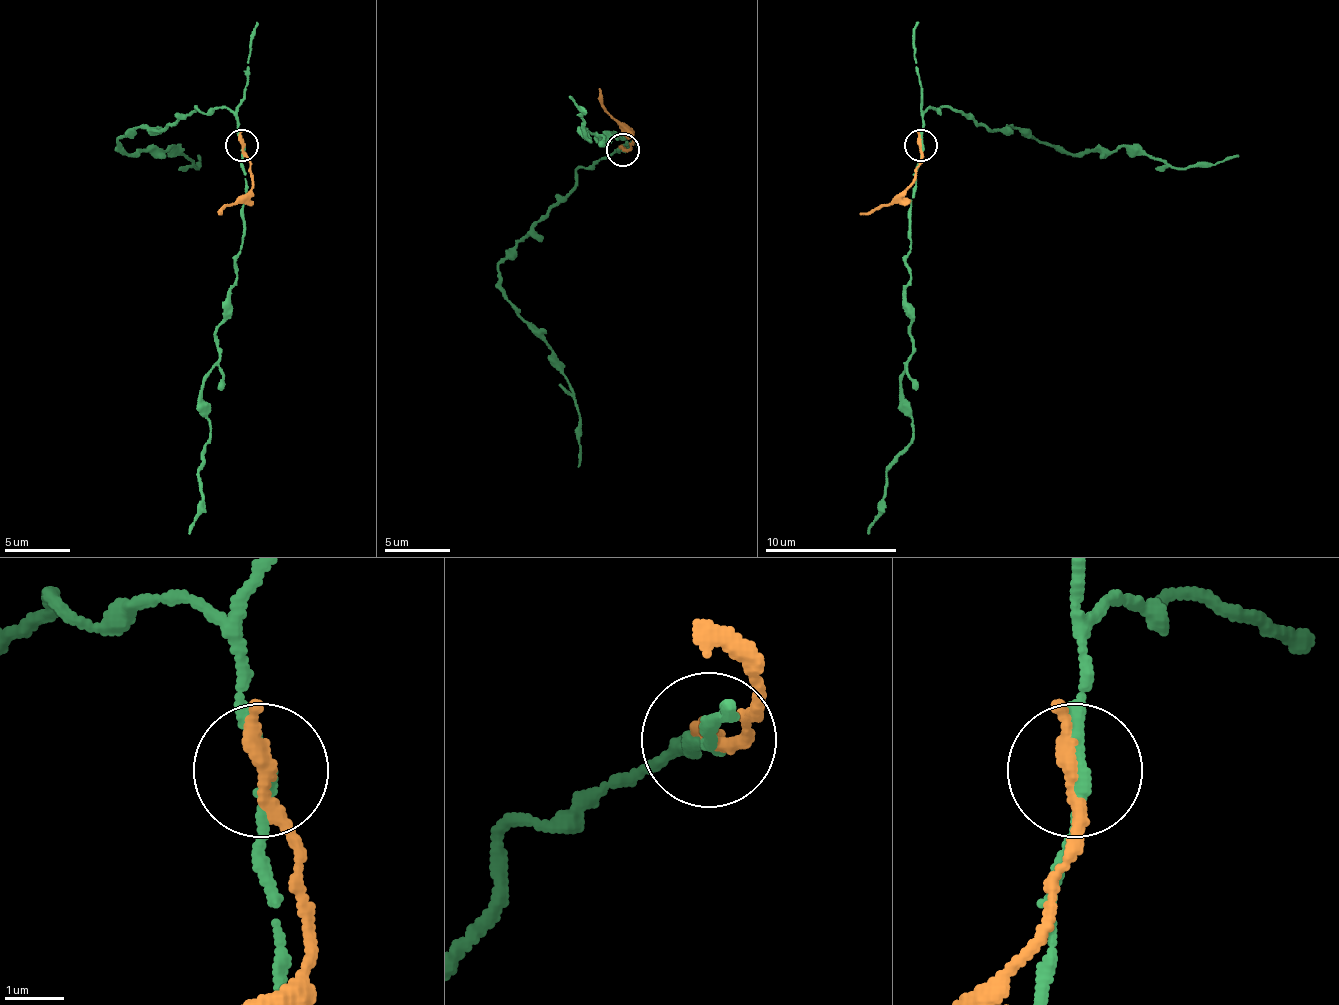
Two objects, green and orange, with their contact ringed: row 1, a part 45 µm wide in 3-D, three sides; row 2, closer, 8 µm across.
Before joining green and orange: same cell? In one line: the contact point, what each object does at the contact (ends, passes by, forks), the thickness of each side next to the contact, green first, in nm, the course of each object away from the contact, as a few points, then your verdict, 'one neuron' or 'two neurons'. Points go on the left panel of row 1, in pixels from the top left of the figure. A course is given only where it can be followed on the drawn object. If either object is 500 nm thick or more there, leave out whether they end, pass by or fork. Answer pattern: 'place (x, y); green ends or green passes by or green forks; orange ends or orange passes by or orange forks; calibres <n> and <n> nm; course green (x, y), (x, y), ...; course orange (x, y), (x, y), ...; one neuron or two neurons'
place (242, 145); green passes by; orange ends; calibres 200 and 320 nm; course green (241, 146), (224, 106), (195, 106), (119, 143), (126, 152), (172, 146), (198, 169), (198, 156); course orange (241, 146), (251, 189), (218, 215); two neurons

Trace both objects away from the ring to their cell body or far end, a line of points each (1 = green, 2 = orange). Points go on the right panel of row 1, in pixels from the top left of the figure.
1: (920, 146), (923, 113), (943, 106), (1071, 152), (1130, 146), (1177, 169), (1239, 156)
2: (920, 146), (916, 179), (880, 208), (860, 215)

